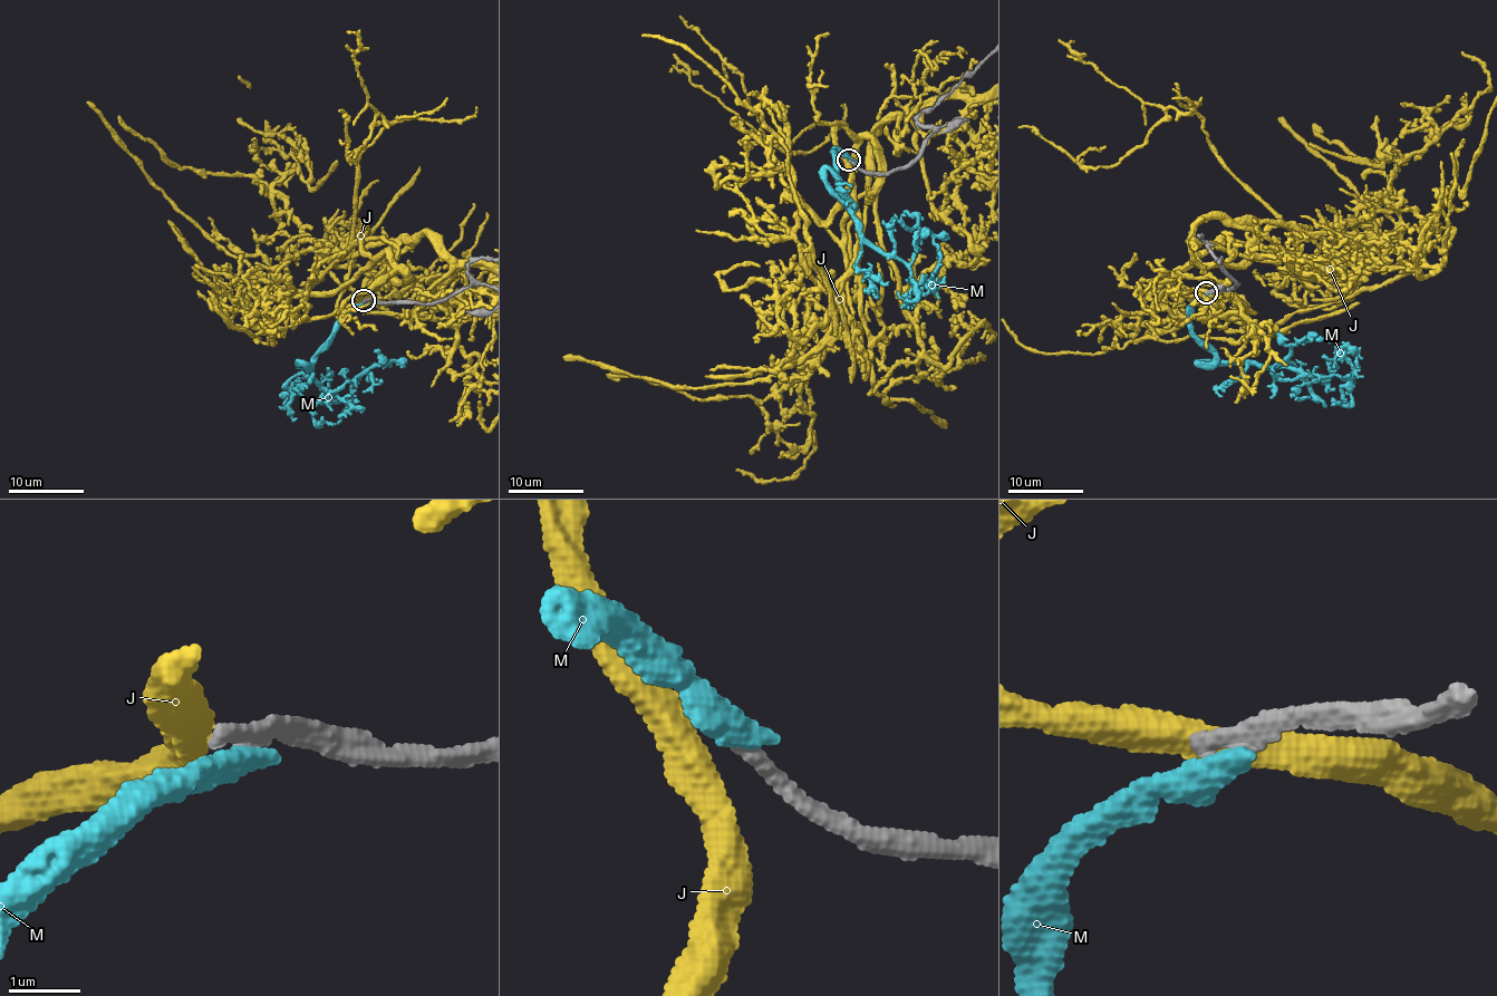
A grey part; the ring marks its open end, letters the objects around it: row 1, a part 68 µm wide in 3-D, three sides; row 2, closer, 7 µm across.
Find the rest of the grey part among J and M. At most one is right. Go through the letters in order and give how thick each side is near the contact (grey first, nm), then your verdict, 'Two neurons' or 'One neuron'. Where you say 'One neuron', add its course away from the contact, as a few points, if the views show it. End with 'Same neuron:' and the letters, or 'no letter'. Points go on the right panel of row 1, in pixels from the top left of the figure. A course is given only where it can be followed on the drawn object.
J: Thickness 220 nm (grey) against 440 nm. Two neurons
M: Thickness 280 nm (grey) against 480 nm. Two neurons
Same neuron: no letter

